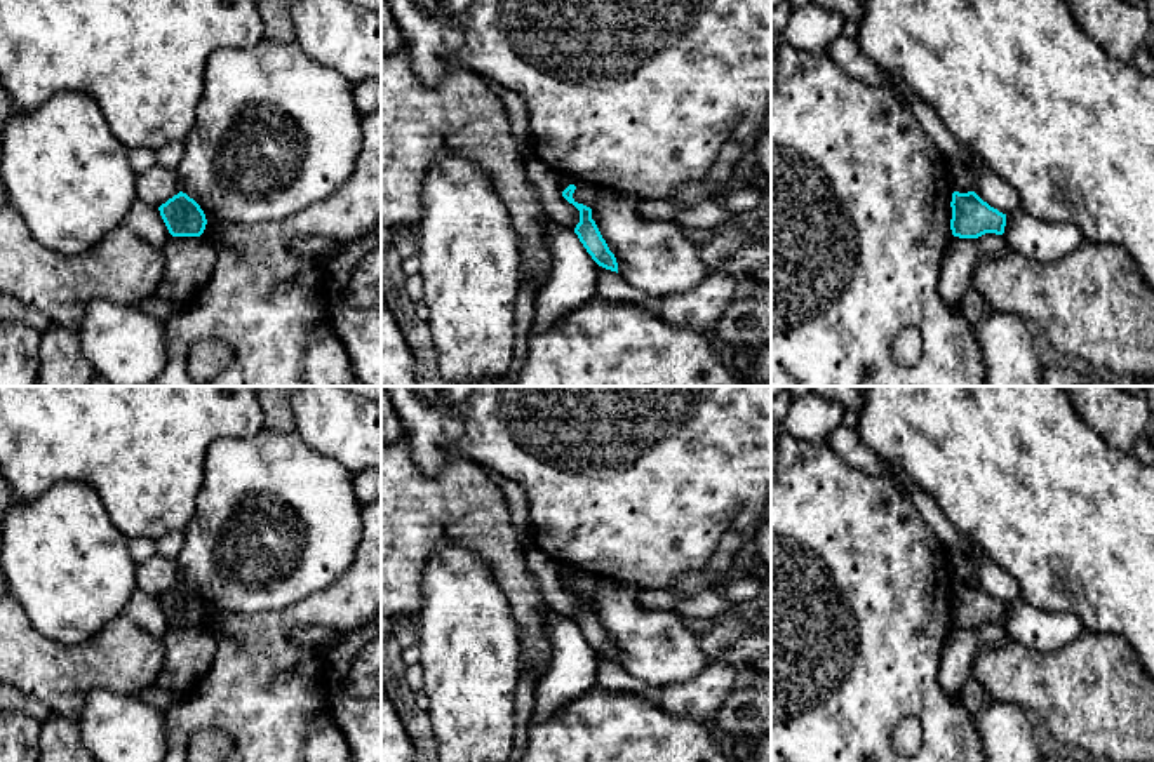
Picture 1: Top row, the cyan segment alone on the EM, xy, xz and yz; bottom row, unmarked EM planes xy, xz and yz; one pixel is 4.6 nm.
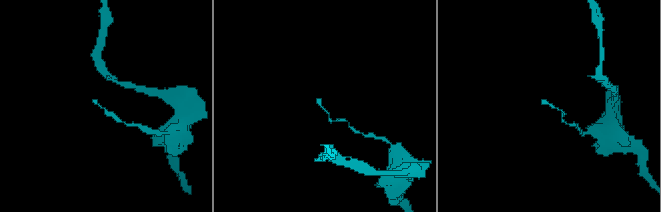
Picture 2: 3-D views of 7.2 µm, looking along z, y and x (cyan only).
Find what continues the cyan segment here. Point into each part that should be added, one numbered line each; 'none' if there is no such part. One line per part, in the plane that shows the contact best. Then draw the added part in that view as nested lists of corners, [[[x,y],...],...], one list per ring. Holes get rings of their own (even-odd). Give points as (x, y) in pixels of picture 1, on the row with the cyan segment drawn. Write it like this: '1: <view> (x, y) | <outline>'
none

